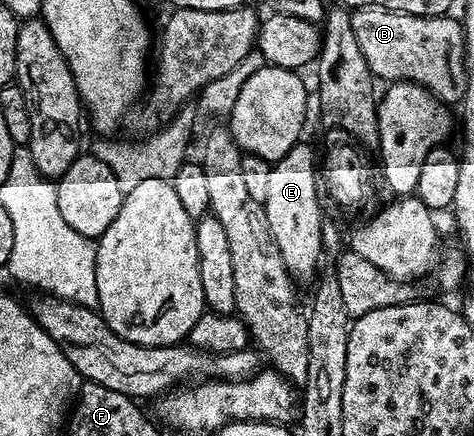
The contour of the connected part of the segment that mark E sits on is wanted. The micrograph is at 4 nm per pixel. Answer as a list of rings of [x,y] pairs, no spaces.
[[[306,140],[298,141],[284,157],[270,167],[268,200],[264,204],[268,228],[272,228],[276,248],[280,248],[280,256],[284,256],[286,270],[295,280],[310,277],[313,279],[319,269],[318,257],[324,254],[321,244],[321,220],[324,210],[317,203],[318,181],[320,178],[316,173],[316,152],[313,152]]]

